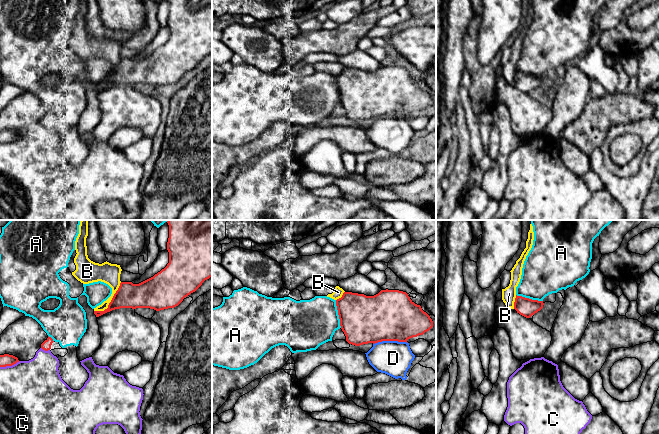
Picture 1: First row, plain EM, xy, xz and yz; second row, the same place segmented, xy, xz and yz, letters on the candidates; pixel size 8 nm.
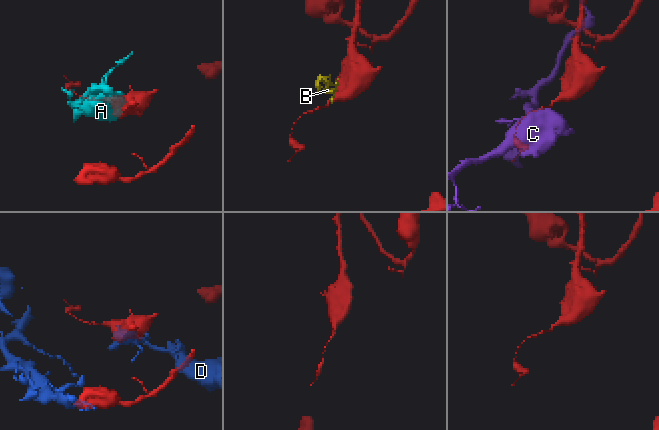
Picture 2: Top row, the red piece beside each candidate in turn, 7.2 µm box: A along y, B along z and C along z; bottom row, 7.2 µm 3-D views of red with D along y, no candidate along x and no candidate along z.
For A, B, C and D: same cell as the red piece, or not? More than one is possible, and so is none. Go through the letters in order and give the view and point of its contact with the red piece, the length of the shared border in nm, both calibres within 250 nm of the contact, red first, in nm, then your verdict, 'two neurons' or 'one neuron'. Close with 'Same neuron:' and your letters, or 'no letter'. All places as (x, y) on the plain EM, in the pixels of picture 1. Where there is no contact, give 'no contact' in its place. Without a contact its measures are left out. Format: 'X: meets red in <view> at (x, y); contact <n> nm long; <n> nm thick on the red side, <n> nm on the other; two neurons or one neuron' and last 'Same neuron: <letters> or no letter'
A: meets red in xz at (338, 90); contact 220 nm long; 380 nm thick on the red side, 380 nm on the other; two neurons
B: meets red in xy at (111, 77); contact 320 nm long; 200 nm thick on the red side, 160 nm on the other; two neurons
C: meets red in xy at (9, 141); contact 170 nm long; 100 nm thick on the red side, 460 nm on the other; two neurons
D: meets red in xz at (390, 116); contact 280 nm long; 400 nm thick on the red side, 280 nm on the other; two neurons
Same neuron: no letter

